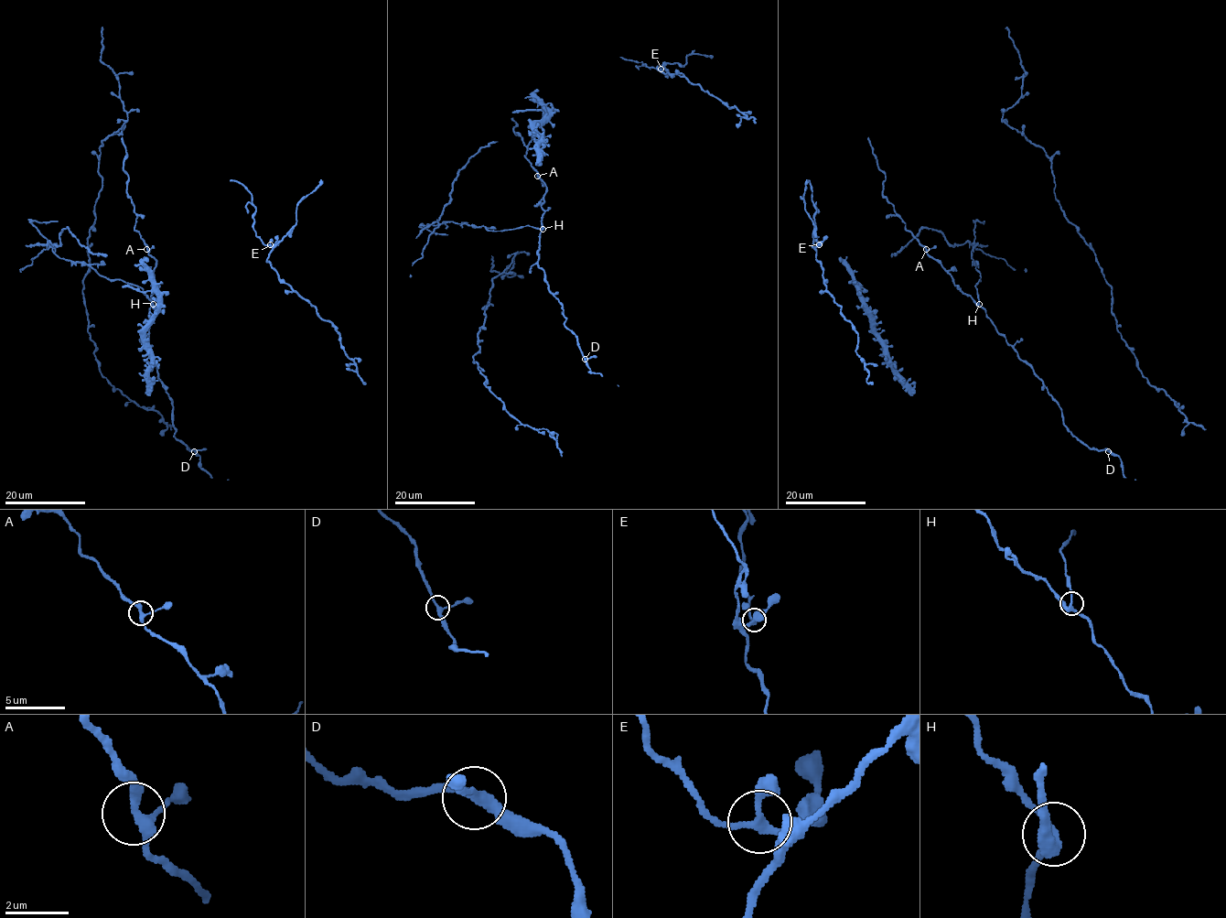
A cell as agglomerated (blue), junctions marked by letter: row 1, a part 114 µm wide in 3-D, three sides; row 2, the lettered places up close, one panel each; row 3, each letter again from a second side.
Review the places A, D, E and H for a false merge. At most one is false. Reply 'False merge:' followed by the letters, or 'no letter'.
False merge: H

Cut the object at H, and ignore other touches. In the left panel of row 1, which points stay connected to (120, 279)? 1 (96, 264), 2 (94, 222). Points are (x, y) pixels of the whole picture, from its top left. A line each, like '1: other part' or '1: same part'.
1: same part
2: other part

